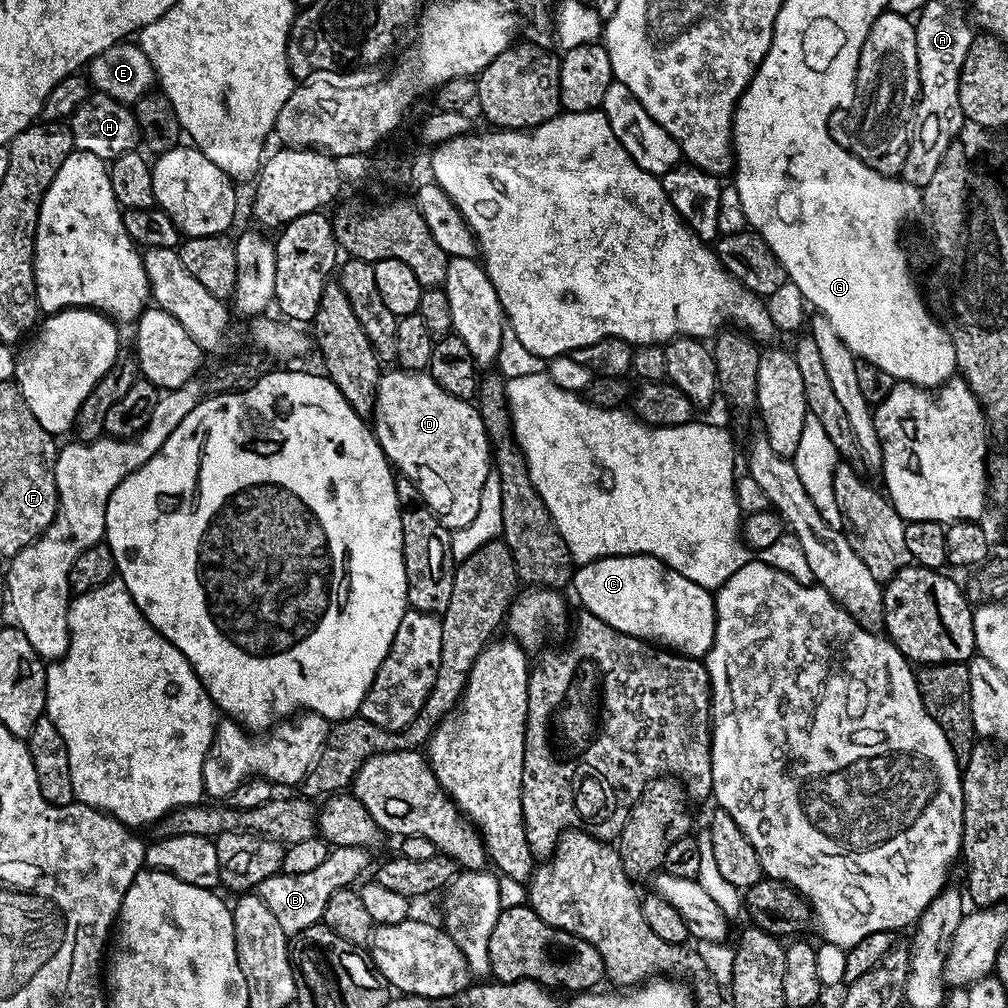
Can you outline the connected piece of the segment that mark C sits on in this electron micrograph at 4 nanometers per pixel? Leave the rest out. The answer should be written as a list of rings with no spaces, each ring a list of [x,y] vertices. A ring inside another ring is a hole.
[[[604,556],[600,560],[591,560],[573,571],[570,588],[576,591],[583,611],[602,618],[602,622],[614,626],[614,630],[622,630],[622,634],[630,634],[665,650],[693,658],[707,657],[714,642],[716,602],[713,593],[698,586],[698,582],[690,582],[690,578],[682,578],[678,570],[660,560],[653,560],[651,556]]]

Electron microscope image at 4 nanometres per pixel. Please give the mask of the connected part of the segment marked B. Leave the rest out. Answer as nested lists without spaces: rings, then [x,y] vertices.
[[[333,847],[326,862],[322,862],[322,866],[297,876],[277,874],[266,878],[260,884],[258,895],[266,902],[266,906],[270,906],[274,918],[278,918],[278,926],[282,926],[284,932],[289,934],[301,932],[312,924],[323,921],[326,902],[330,902],[330,894],[334,894],[339,888],[355,885],[361,879],[359,876],[363,874],[364,867],[368,864],[368,855],[369,853],[363,848]]]

